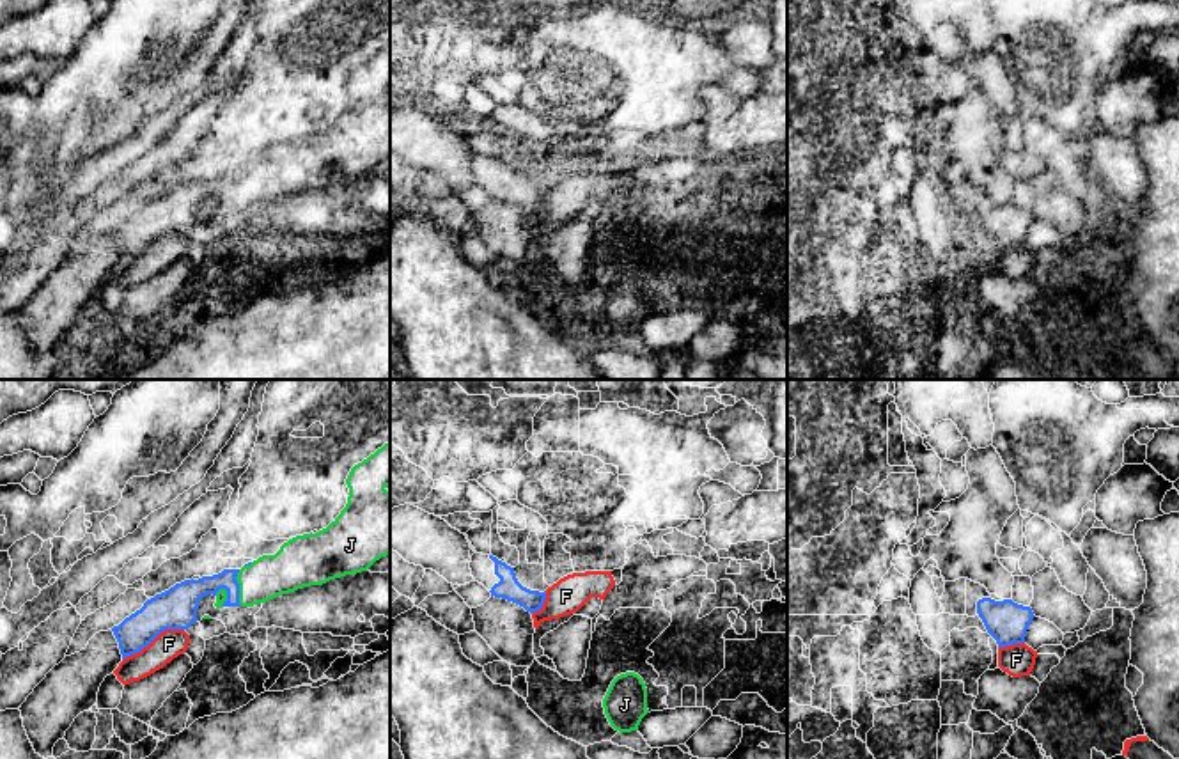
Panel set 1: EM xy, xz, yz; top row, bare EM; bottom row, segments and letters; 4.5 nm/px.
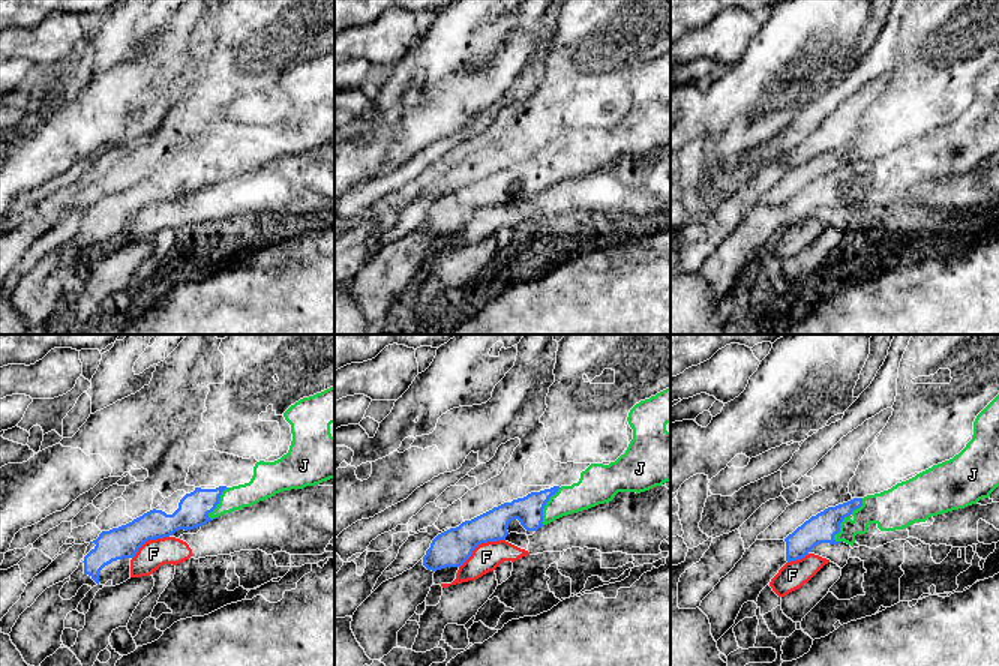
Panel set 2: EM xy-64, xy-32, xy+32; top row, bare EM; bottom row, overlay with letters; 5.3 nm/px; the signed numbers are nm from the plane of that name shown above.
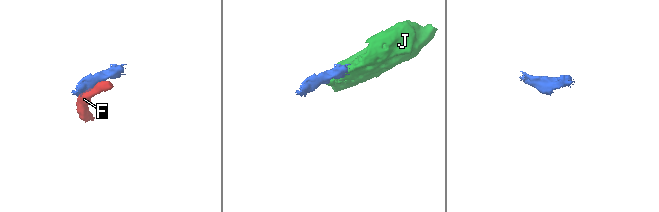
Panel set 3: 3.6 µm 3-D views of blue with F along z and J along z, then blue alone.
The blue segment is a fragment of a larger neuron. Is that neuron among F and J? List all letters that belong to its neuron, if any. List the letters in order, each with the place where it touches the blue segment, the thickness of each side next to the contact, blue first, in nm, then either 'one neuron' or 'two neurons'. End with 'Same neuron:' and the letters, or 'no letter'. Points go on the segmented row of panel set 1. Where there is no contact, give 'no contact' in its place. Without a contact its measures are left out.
F: xy (153, 639) | 190/140 nm | two neurons
J: xy (238, 587) | 140/190 nm | one neuron
Same neuron: J

